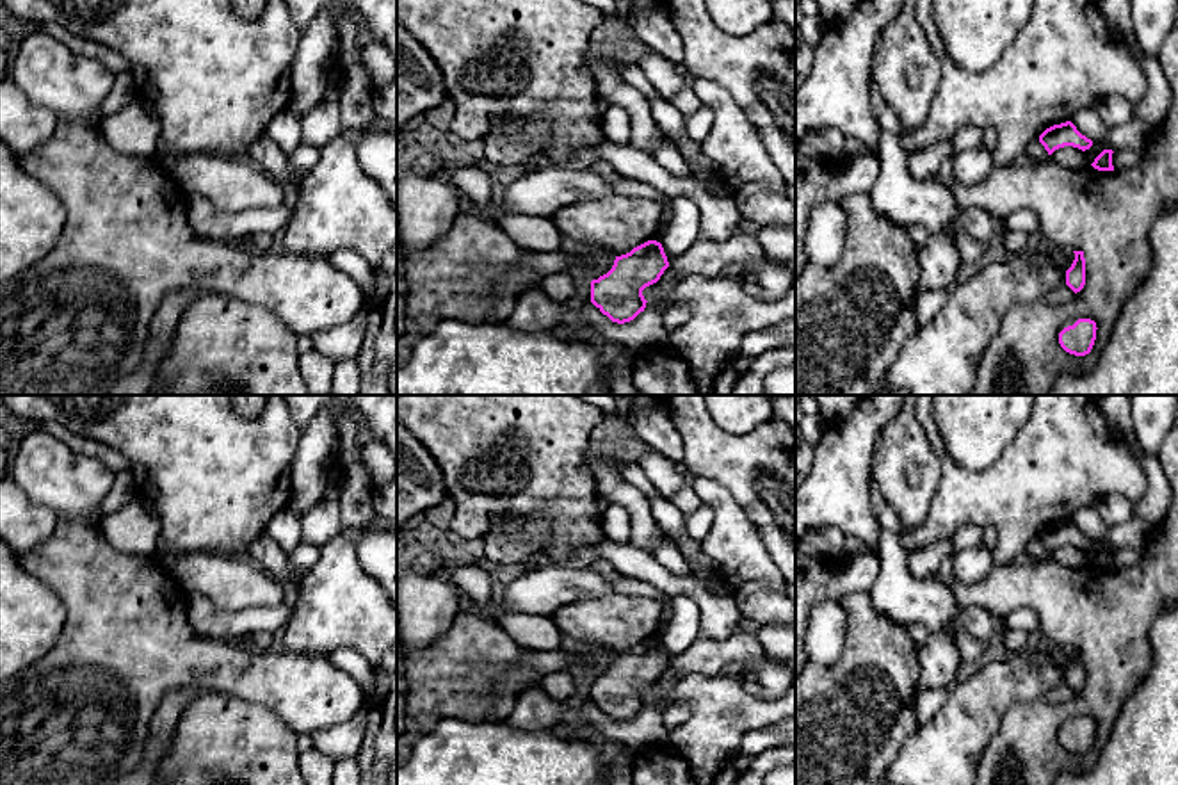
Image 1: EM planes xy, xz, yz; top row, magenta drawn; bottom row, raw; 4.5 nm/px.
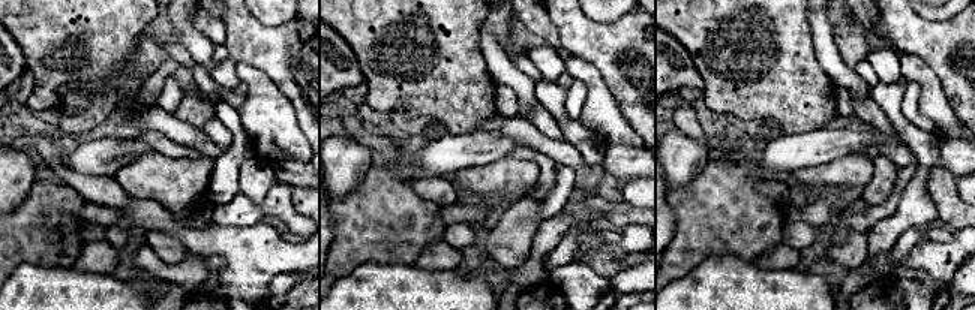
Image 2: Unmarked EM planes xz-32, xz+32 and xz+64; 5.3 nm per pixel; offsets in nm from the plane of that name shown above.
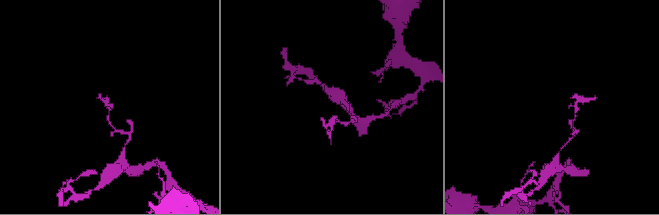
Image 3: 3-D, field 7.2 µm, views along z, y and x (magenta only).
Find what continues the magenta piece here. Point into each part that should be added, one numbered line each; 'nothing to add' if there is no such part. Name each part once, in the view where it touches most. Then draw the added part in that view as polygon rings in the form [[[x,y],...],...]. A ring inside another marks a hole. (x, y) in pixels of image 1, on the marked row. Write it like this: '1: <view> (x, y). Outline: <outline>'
nothing to add

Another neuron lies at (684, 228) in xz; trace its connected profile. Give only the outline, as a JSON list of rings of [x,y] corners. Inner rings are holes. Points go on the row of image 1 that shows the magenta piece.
[[[673,196],[671,221],[660,240],[667,262],[683,255],[698,239],[701,239],[701,212],[692,198]]]

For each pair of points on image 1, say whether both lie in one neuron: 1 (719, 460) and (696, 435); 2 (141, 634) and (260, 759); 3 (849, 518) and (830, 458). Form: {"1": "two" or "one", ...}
{"1": "one", "2": "two", "3": "one"}

